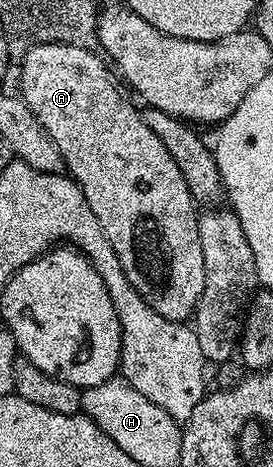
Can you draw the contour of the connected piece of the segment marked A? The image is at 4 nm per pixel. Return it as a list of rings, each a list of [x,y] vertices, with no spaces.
[[[51,43],[48,47],[40,47],[40,50],[27,54],[24,62],[20,64],[18,67],[18,72],[20,72],[18,91],[26,106],[34,113],[34,117],[38,117],[38,121],[46,129],[46,133],[52,138],[54,145],[58,145],[58,153],[62,153],[67,174],[82,189],[90,209],[94,209],[94,217],[98,217],[98,225],[102,225],[102,233],[106,233],[110,245],[114,245],[114,253],[118,253],[118,261],[122,261],[122,269],[126,273],[130,285],[134,285],[134,289],[138,289],[142,301],[146,301],[146,305],[150,305],[150,309],[154,309],[154,313],[162,313],[162,317],[175,323],[182,323],[195,316],[206,277],[206,271],[202,265],[202,237],[198,237],[198,204],[192,198],[190,189],[186,185],[186,177],[182,177],[182,169],[178,169],[176,155],[171,155],[166,150],[166,145],[162,145],[162,141],[158,141],[158,137],[154,137],[154,129],[150,129],[150,125],[146,125],[144,116],[138,107],[136,111],[135,105],[116,88],[116,83],[112,80],[107,66],[109,67],[109,64],[101,56],[86,53],[86,49],[78,49],[74,45]]]

